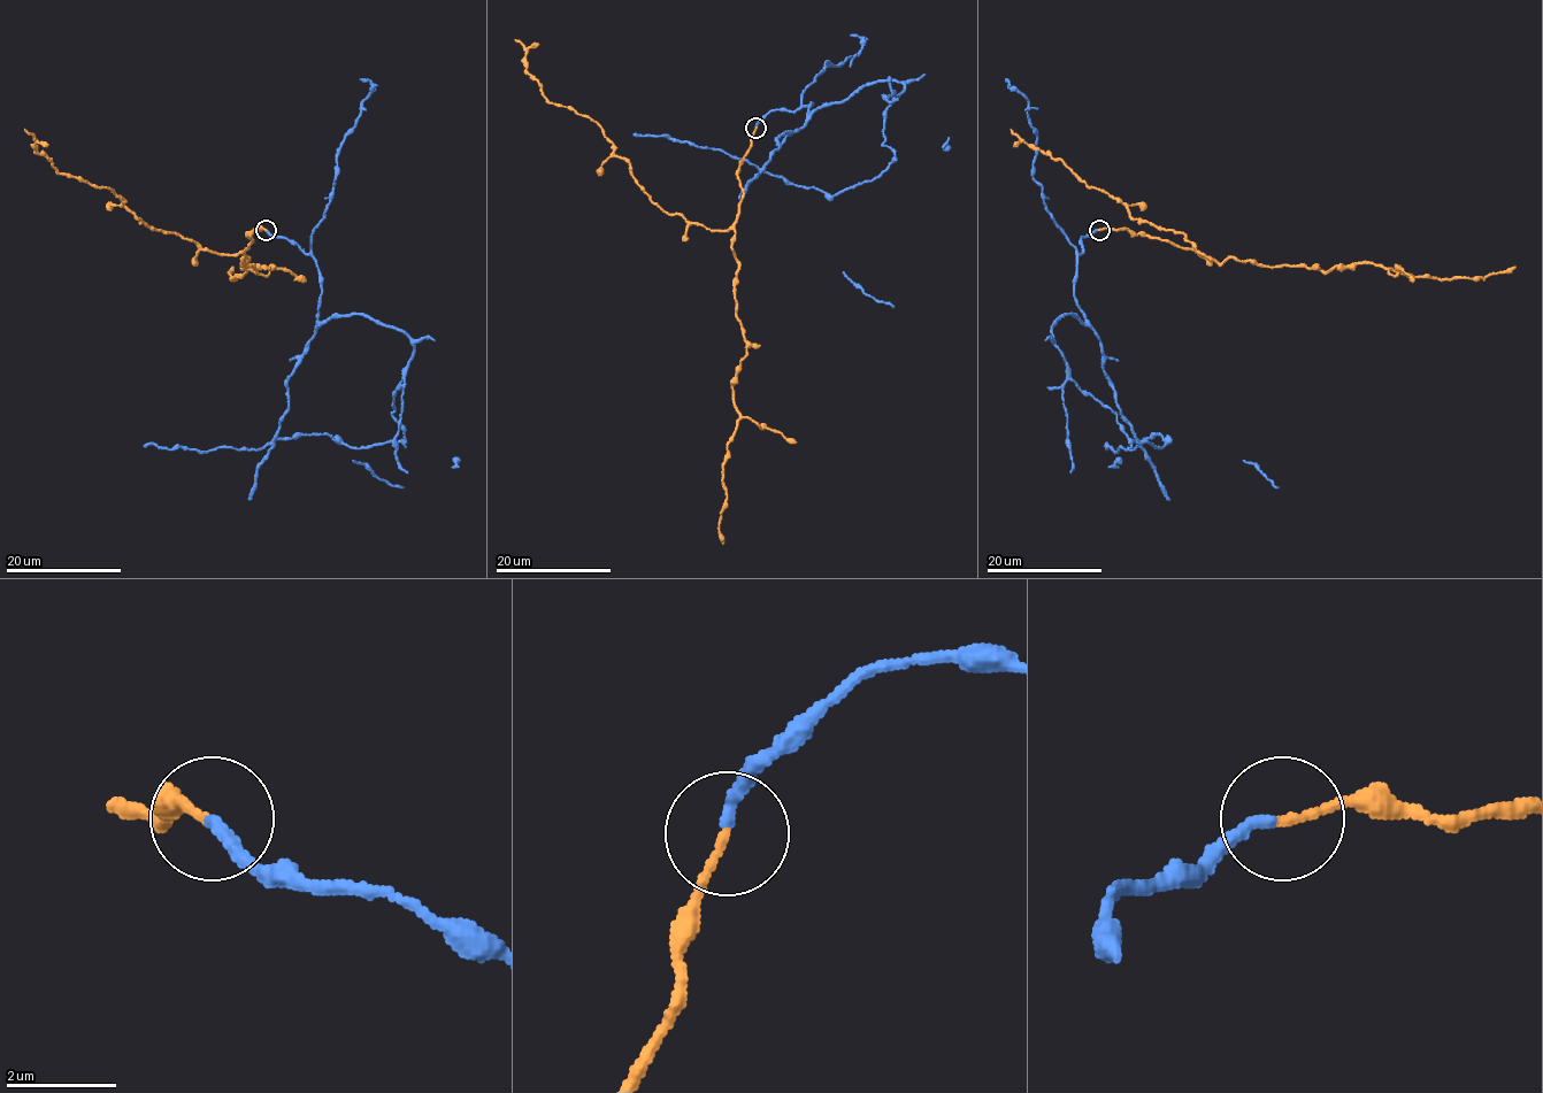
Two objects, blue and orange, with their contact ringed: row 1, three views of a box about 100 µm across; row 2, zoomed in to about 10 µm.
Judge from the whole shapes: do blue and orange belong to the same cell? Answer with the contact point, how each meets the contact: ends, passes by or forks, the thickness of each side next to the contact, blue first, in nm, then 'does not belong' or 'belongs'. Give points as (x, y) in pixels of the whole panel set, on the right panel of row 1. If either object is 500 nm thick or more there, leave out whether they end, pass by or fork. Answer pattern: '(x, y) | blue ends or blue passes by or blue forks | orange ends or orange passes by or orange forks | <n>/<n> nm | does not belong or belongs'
(1099, 230) | blue ends | orange ends | 240/150 nm | belongs

